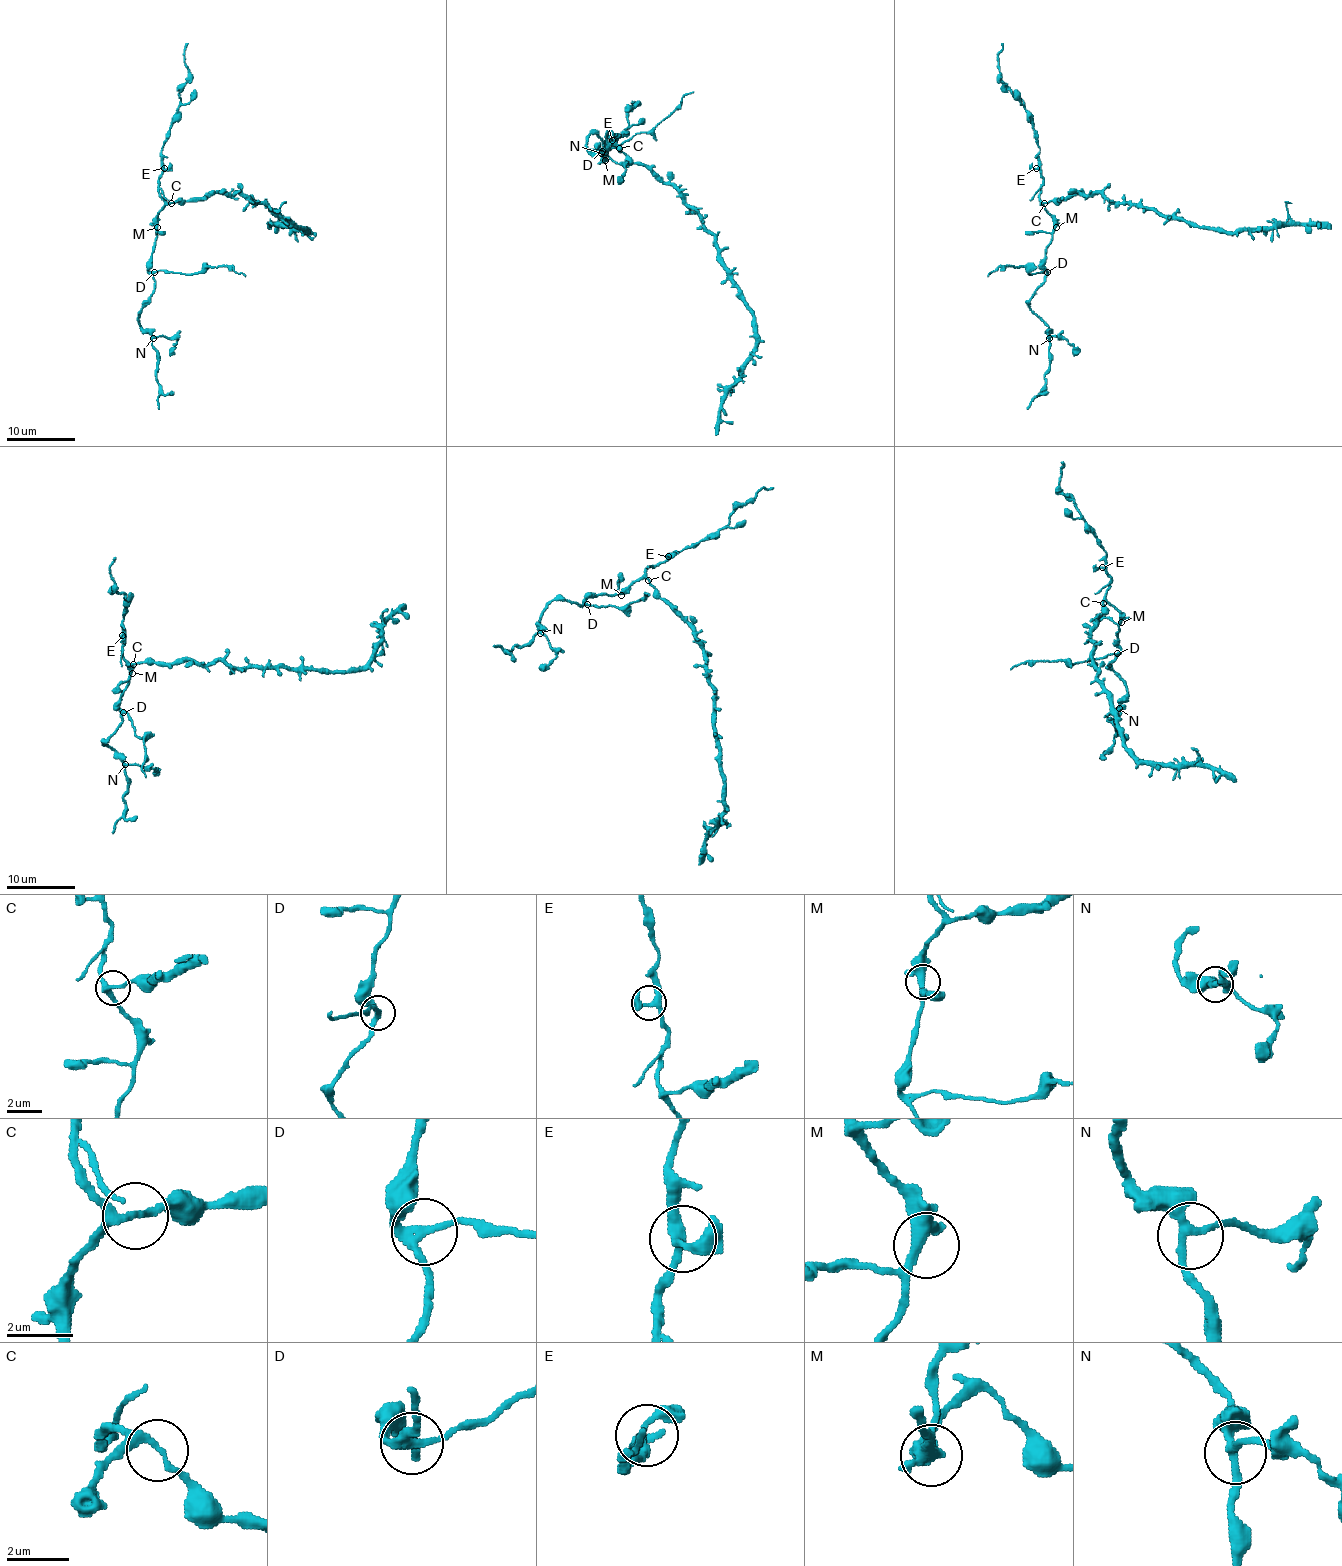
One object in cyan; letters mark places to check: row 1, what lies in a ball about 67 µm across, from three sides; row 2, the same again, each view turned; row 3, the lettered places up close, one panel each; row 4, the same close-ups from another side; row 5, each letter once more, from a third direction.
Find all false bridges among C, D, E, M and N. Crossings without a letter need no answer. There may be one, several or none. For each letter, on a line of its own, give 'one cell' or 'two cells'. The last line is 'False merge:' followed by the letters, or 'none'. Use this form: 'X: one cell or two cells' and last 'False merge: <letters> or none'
C: two cells
D: two cells
E: one cell
M: one cell
N: one cell
False merge: C, D

